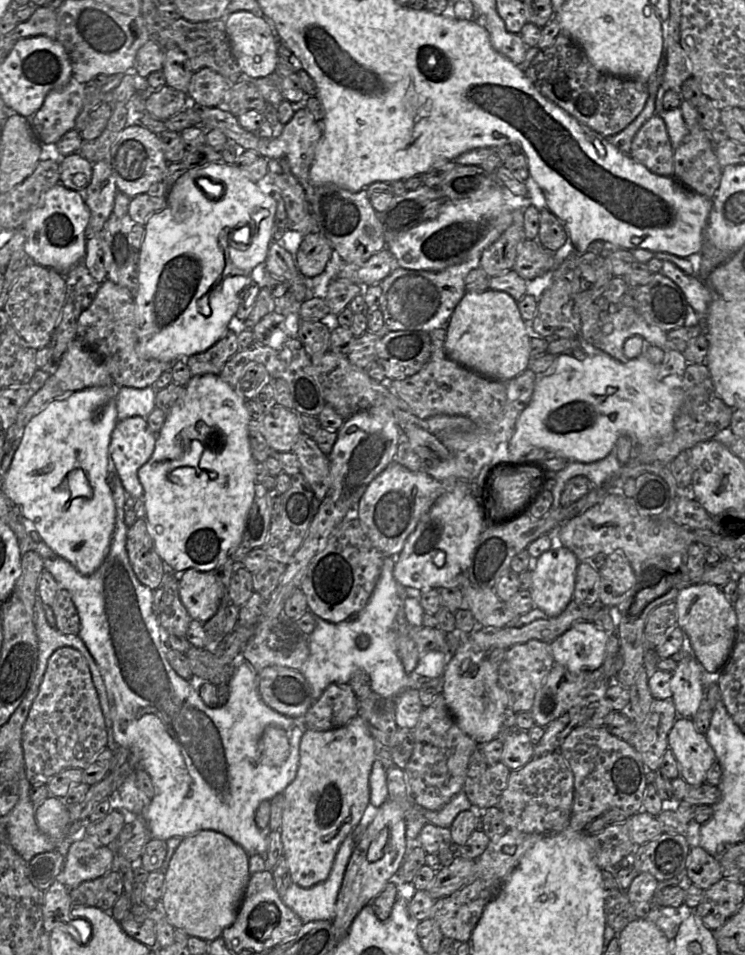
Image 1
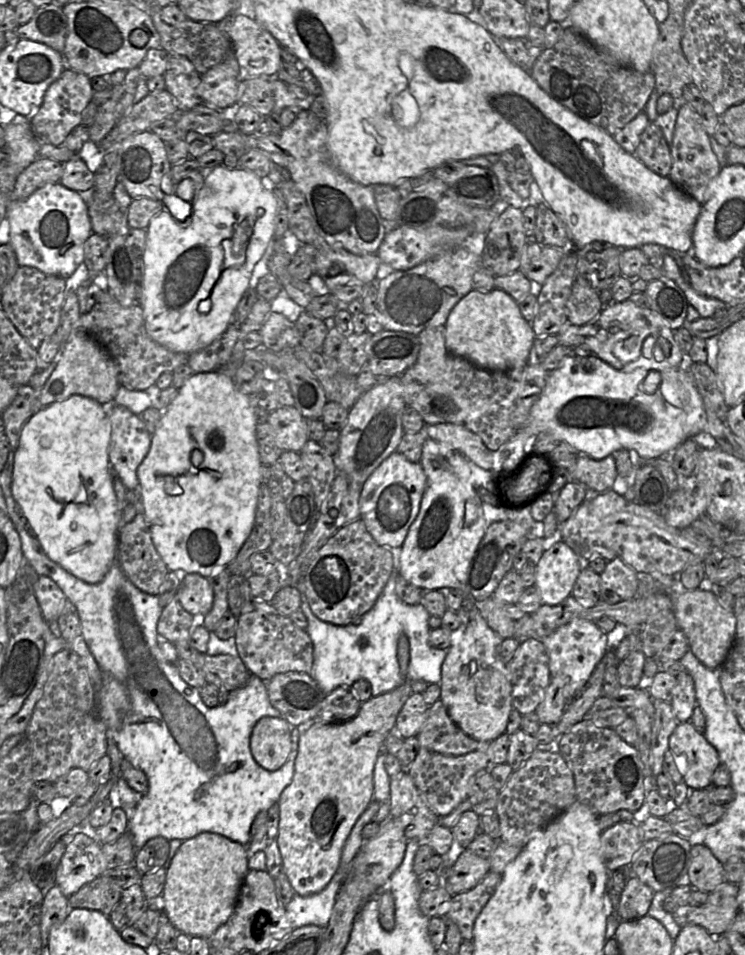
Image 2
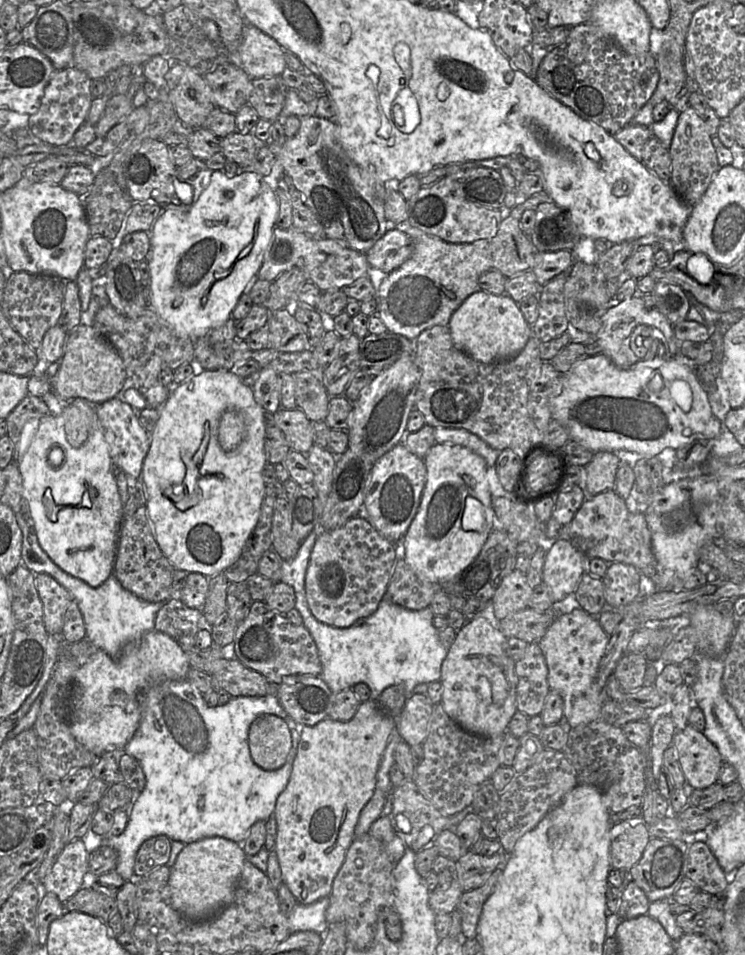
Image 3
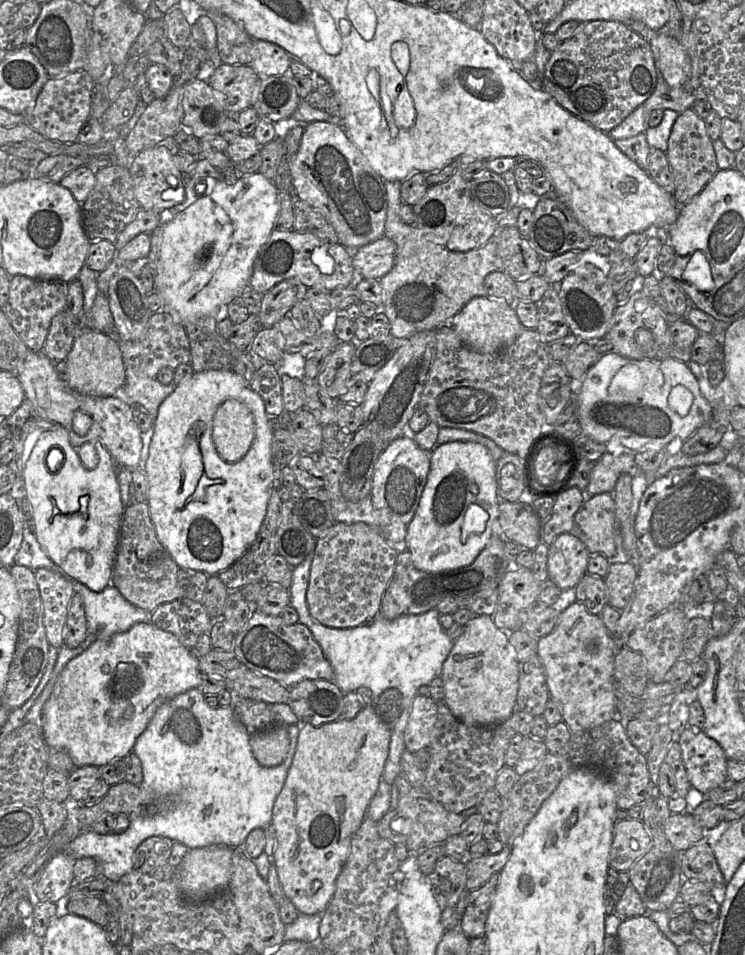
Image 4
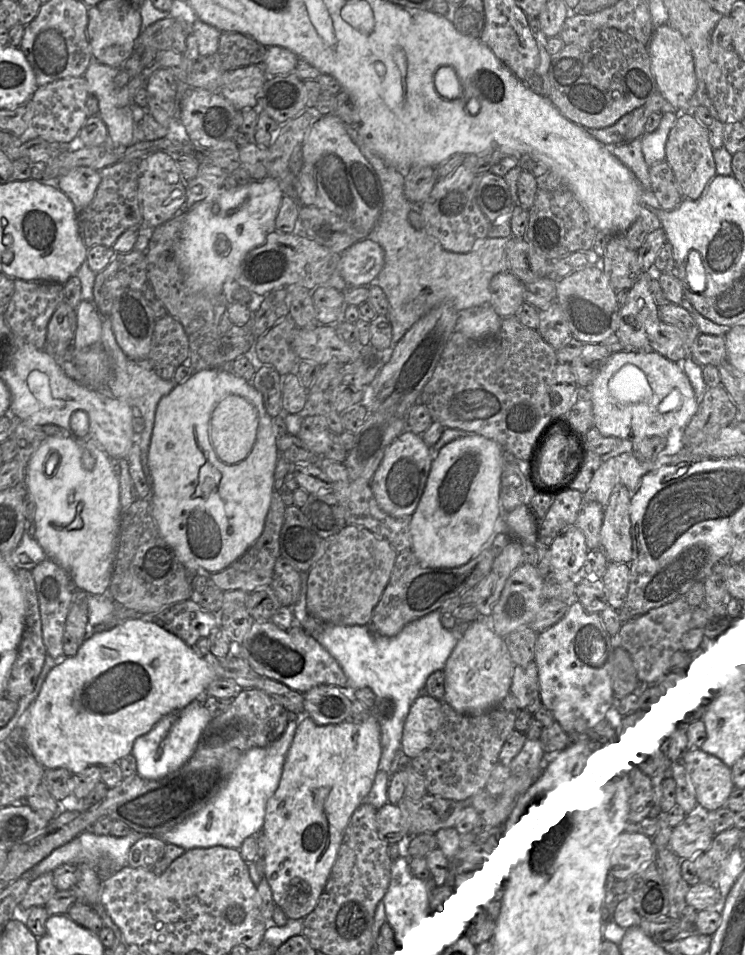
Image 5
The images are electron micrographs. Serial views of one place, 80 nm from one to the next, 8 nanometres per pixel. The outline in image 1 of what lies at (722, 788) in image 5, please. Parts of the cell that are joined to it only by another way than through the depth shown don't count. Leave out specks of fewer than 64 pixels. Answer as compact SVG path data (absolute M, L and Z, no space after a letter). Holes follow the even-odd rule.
M680 716L676 718L668 734L668 748L675 757L680 776L689 786L705 783L707 771L716 762L716 756L705 735L696 730L692 719Z

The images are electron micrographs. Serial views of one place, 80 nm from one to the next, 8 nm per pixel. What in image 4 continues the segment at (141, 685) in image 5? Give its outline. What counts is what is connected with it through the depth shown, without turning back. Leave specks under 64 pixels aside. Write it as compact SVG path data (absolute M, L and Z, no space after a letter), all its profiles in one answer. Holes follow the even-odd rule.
M137 623L128 631L118 633L109 639L98 638L81 654L70 660L61 671L40 719L44 741L49 747L66 751L76 768L87 765L100 767L116 759L123 759L133 750L137 737L146 729L156 710L176 695L196 688L200 682L200 674L197 656L172 633L161 630L152 623Z

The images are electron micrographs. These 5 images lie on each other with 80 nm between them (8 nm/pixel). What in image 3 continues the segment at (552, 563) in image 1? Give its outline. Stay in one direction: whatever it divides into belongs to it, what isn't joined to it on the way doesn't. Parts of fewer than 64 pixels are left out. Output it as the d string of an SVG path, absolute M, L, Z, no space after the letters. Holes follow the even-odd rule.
M565 537L558 538L545 555L542 582L549 588L553 603L574 594L588 558Z

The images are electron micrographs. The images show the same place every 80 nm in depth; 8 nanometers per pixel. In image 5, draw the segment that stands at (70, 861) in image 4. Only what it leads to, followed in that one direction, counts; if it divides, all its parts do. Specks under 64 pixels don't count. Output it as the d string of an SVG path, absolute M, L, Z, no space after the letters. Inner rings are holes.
M46 872L35 878L30 882L21 902L15 907L12 919L26 923L28 911L35 906L45 906L57 891L52 872Z

